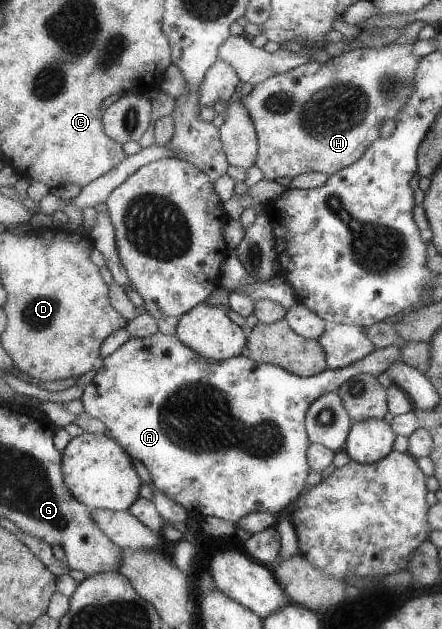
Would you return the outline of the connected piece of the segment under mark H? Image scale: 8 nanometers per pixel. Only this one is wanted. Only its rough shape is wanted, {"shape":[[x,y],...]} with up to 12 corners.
{"shape":[[414,44],[349,51],[243,97],[267,180],[329,177],[397,120]]}

